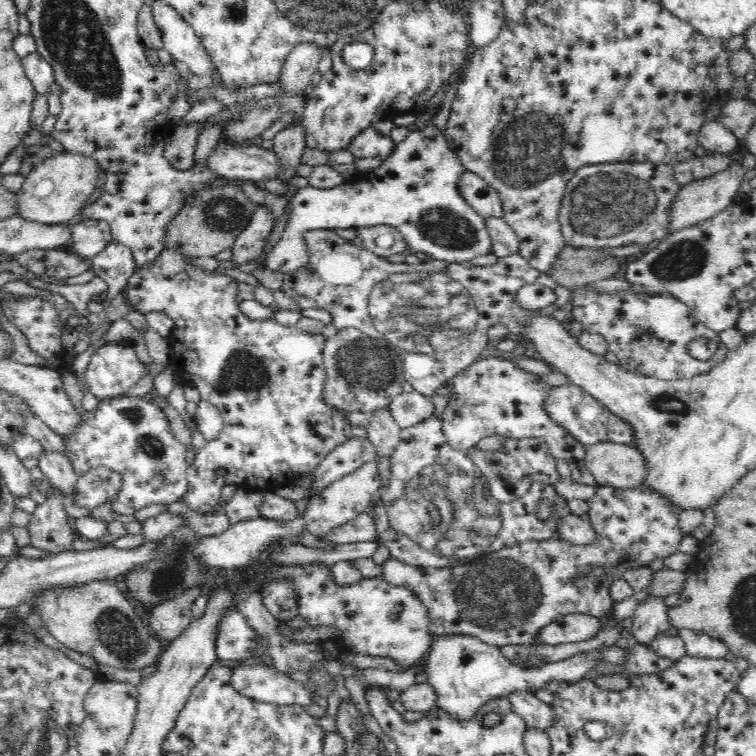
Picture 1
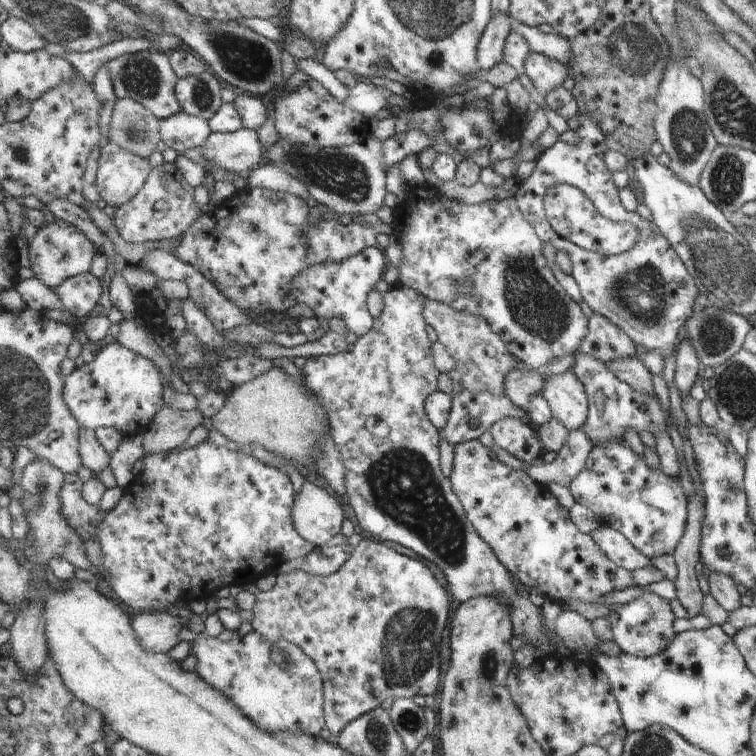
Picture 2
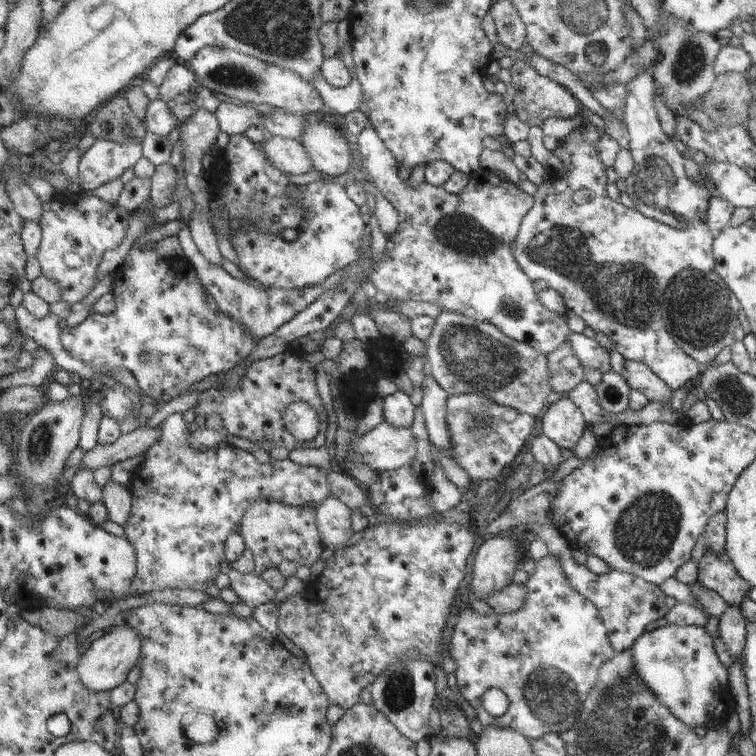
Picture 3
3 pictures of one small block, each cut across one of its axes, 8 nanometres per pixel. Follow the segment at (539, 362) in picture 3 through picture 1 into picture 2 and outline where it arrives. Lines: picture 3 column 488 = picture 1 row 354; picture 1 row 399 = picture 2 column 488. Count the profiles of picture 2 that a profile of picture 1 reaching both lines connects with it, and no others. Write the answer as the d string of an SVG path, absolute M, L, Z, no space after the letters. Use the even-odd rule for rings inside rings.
M426 298L425 321L435 330L438 341L445 346L456 363L456 371L461 374L464 390L473 393L490 393L493 397L505 395L507 376L517 369L521 361L510 350L509 345L501 336L493 331L485 318L457 311L440 301Z

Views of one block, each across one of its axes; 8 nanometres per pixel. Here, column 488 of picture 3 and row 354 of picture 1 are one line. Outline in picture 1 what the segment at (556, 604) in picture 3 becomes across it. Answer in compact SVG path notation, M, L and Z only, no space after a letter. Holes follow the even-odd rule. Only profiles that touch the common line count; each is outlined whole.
M585 287L574 288L569 305L571 318L581 322L584 330L600 334L608 342L608 352L618 357L620 367L640 375L674 380L676 378L692 378L696 374L704 374L712 370L727 356L726 346L720 342L714 330L706 328L696 320L691 310L676 297L648 296L633 292L618 294L595 294ZM696 338L708 338L718 344L716 356L712 360L698 360L688 352L688 344Z

